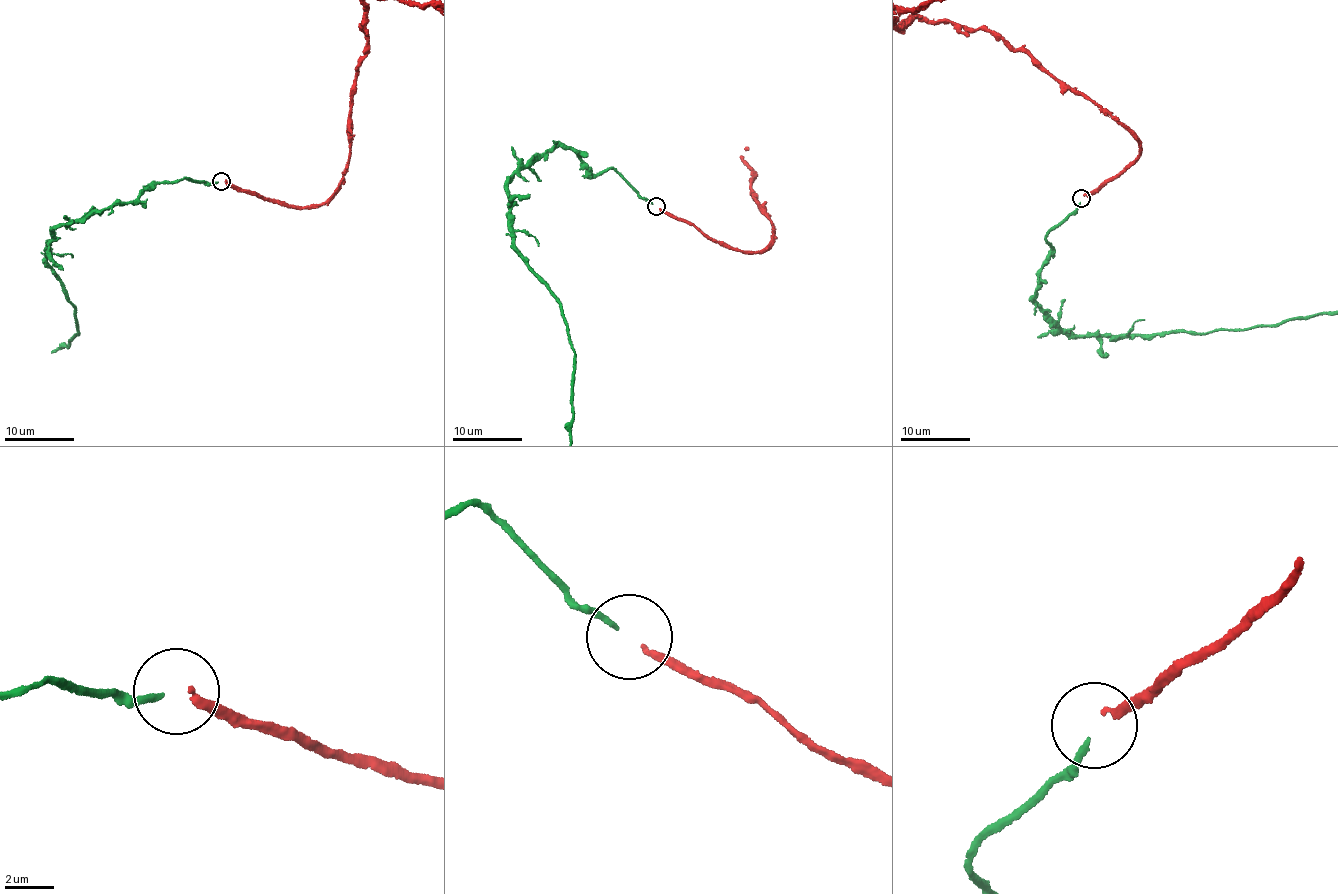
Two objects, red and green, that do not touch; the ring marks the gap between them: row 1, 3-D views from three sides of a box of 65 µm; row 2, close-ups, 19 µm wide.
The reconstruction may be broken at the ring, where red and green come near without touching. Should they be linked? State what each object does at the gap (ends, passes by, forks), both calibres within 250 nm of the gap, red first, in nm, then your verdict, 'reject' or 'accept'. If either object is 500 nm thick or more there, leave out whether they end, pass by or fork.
red ends there; green ends there; 240 nm thick on the red side, 240 nm on the other; accept

